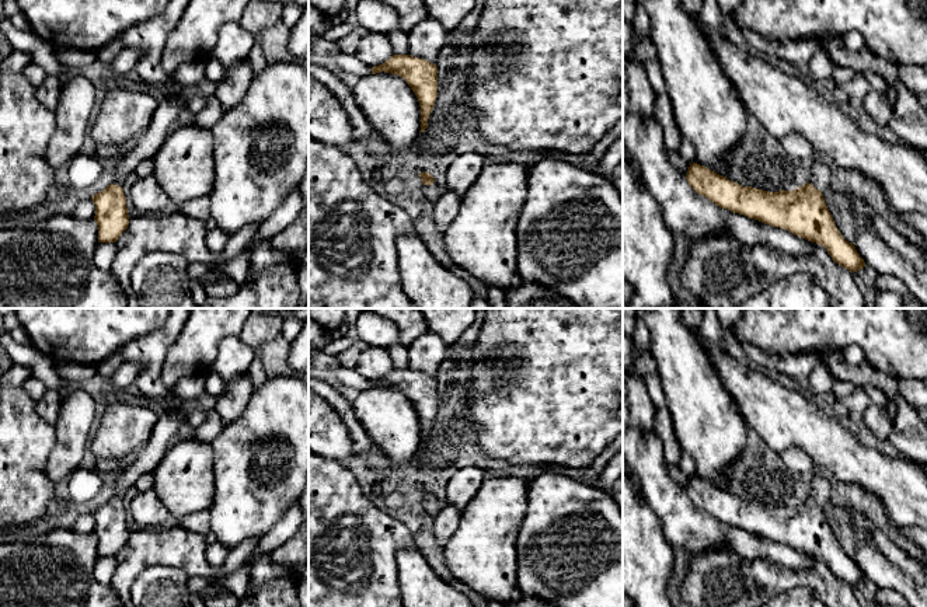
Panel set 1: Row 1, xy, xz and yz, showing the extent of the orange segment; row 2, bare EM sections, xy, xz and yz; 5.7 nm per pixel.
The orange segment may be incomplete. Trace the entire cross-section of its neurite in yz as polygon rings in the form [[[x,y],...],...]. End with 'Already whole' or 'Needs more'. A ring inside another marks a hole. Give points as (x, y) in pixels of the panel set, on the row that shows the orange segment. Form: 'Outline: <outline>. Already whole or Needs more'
Outline: [[[816,154],[806,163],[805,171],[802,186],[778,192],[742,186],[697,163],[690,164],[686,179],[698,195],[719,207],[822,245],[836,264],[851,273],[862,269],[864,259],[837,230],[822,195],[830,181],[830,167]]]. Needs more

